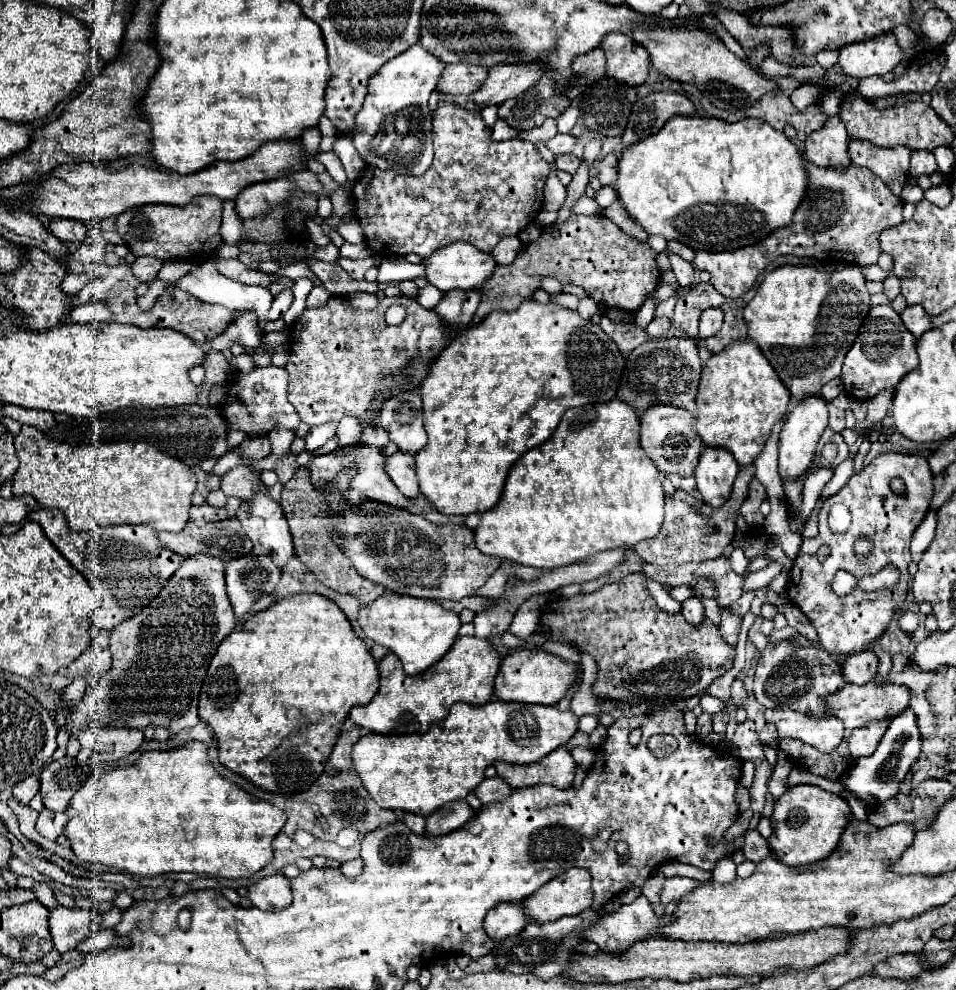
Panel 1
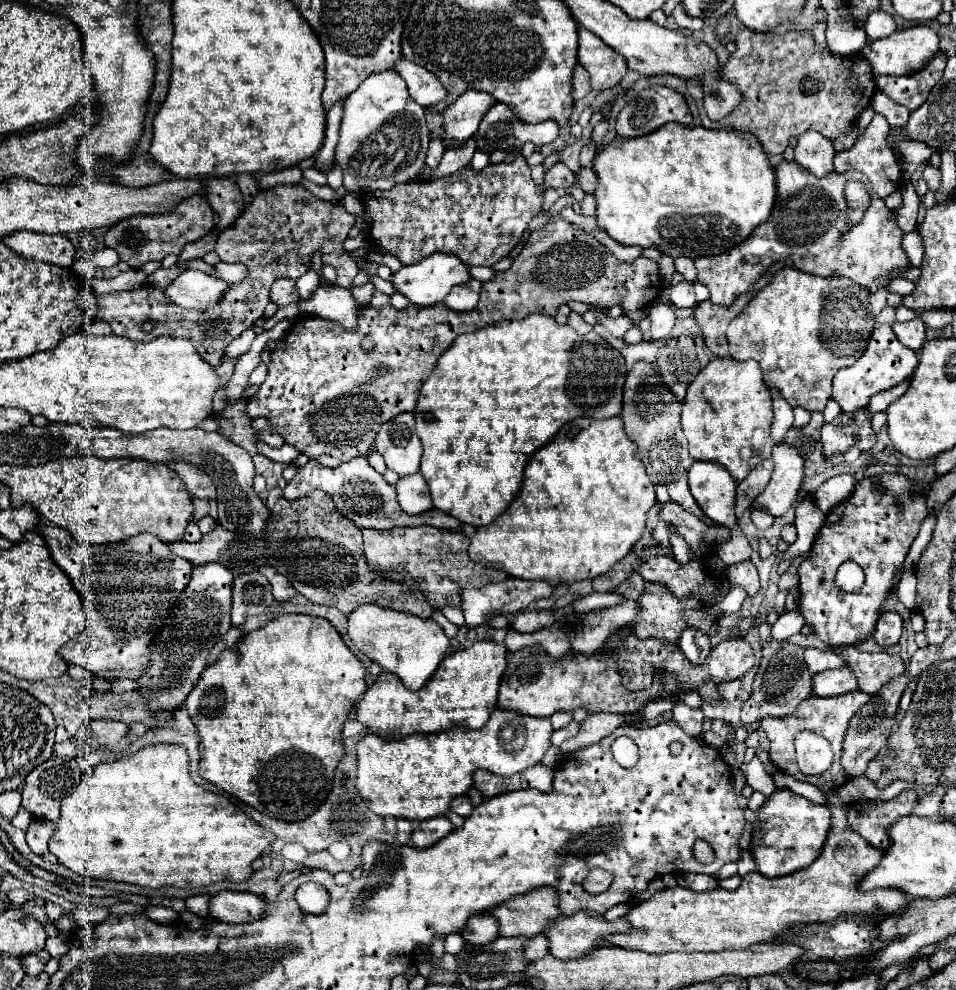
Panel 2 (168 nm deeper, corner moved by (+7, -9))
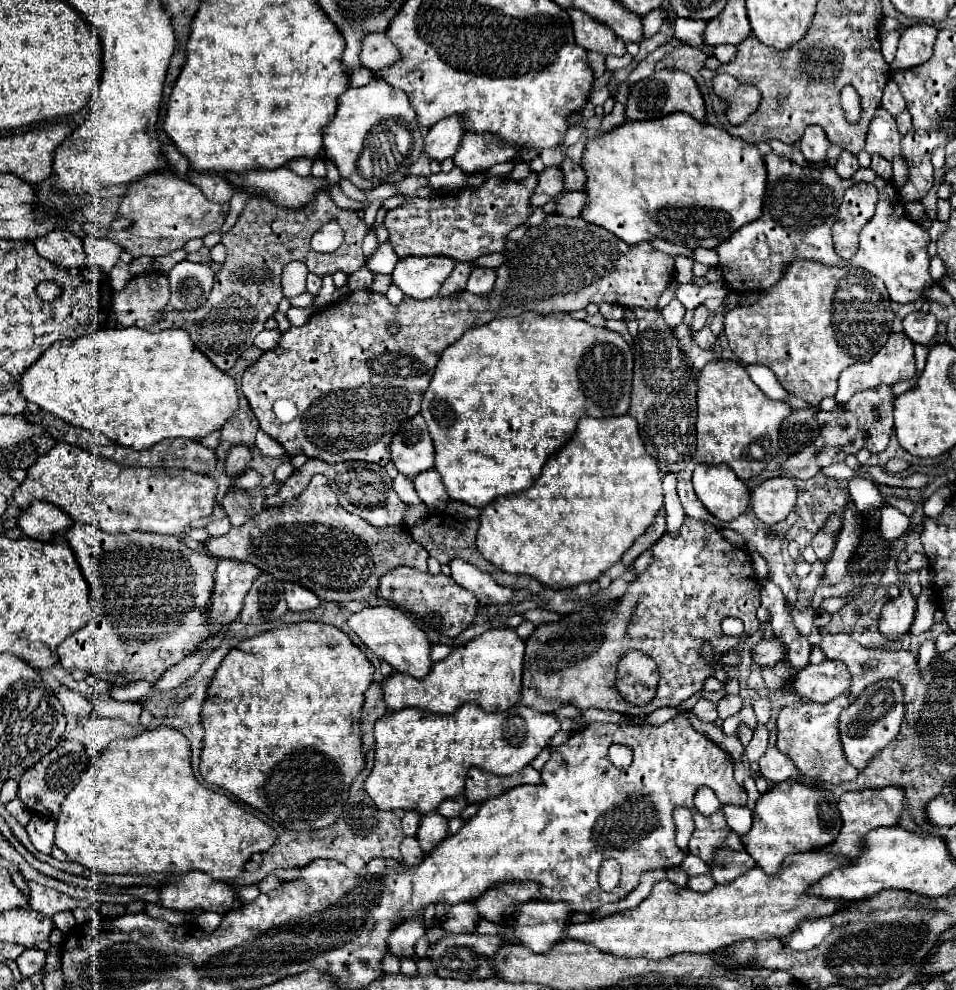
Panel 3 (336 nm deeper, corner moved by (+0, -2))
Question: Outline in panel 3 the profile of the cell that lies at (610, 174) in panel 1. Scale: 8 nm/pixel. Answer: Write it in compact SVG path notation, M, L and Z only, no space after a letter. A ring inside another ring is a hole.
M566 159L562 163L562 171L564 171L564 179L566 179L566 189L570 189L570 191L584 189L584 185L586 185L586 171L582 169L582 165L574 167L574 163L570 159Z

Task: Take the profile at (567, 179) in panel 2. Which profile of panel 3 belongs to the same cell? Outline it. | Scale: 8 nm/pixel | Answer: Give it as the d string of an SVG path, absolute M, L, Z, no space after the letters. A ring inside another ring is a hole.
M558 165L546 167L542 173L538 173L538 185L536 185L536 191L534 191L530 203L534 207L542 207L550 199L558 197L562 191L564 191L562 189L562 173L558 173Z

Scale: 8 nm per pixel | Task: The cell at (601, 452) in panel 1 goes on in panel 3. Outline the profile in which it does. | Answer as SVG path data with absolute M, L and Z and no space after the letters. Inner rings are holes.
M582 417L570 441L552 453L536 483L520 495L498 497L482 509L476 535L478 551L506 573L524 573L552 589L598 579L654 523L664 503L656 461L646 453L634 417Z

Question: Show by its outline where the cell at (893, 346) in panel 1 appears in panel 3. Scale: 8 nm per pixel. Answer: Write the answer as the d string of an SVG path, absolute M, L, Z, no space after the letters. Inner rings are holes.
M892 333L890 339L886 341L886 345L870 361L850 365L850 369L844 369L840 373L838 391L836 391L834 399L838 403L846 403L846 401L850 401L850 397L854 393L874 389L878 385L894 385L898 381L908 381L908 379L914 377L914 373L916 373L916 367L914 367L914 343L906 337L906 333Z

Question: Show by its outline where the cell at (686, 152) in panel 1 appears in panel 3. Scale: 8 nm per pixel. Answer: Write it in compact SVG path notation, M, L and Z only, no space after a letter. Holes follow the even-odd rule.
M686 113L660 117L658 121L626 121L610 133L590 139L582 157L582 167L588 175L586 193L590 195L582 219L608 229L628 245L660 237L668 241L682 239L684 245L714 249L730 239L734 231L762 215L766 163L758 147L720 127L698 123Z

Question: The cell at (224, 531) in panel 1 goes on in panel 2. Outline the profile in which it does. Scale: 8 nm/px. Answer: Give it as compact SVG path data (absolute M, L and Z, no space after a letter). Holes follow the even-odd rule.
M273 488L269 490L265 504L269 508L269 524L265 528L265 538L261 540L251 534L237 536L237 532L217 526L211 534L203 536L195 544L173 542L169 548L195 566L221 562L237 576L261 566L273 566L293 584L299 594L315 604L335 606L343 614L351 614L363 604L377 604L381 608L415 614L423 620L431 618L433 610L423 600L423 592L405 590L397 580L389 580L381 572L369 568L359 528L337 512L327 492L313 490L303 498L287 500L279 488Z

